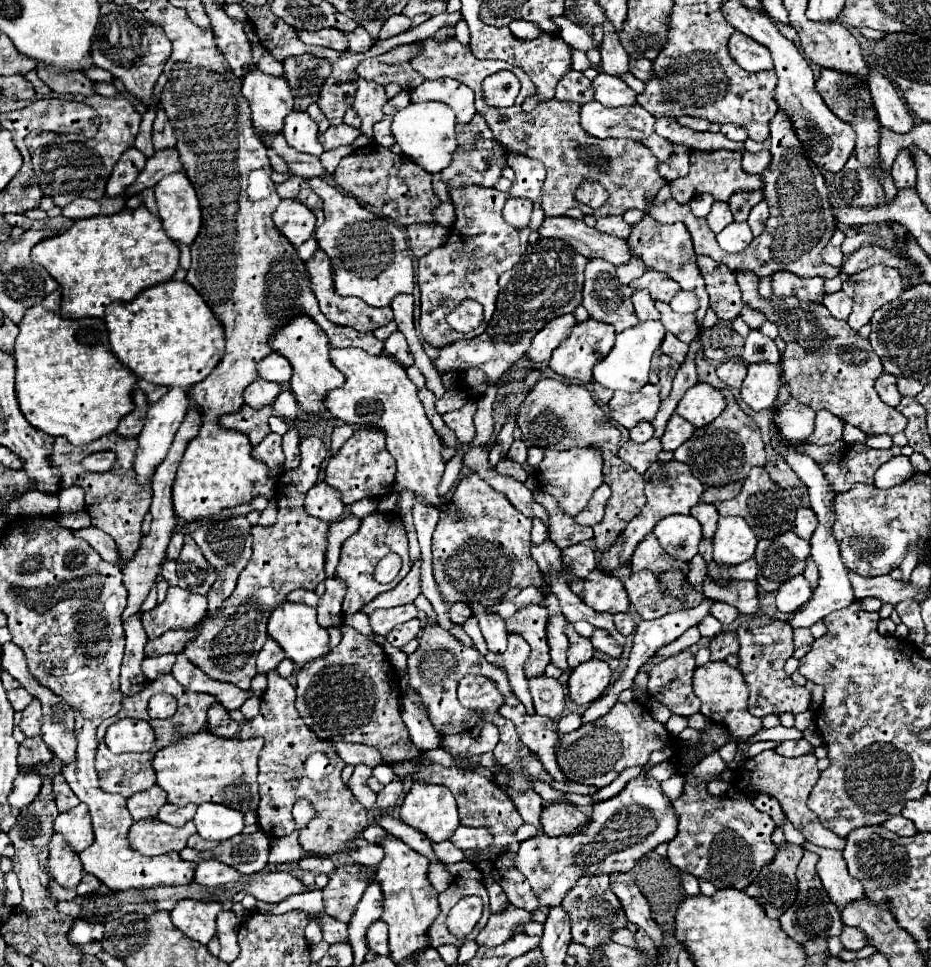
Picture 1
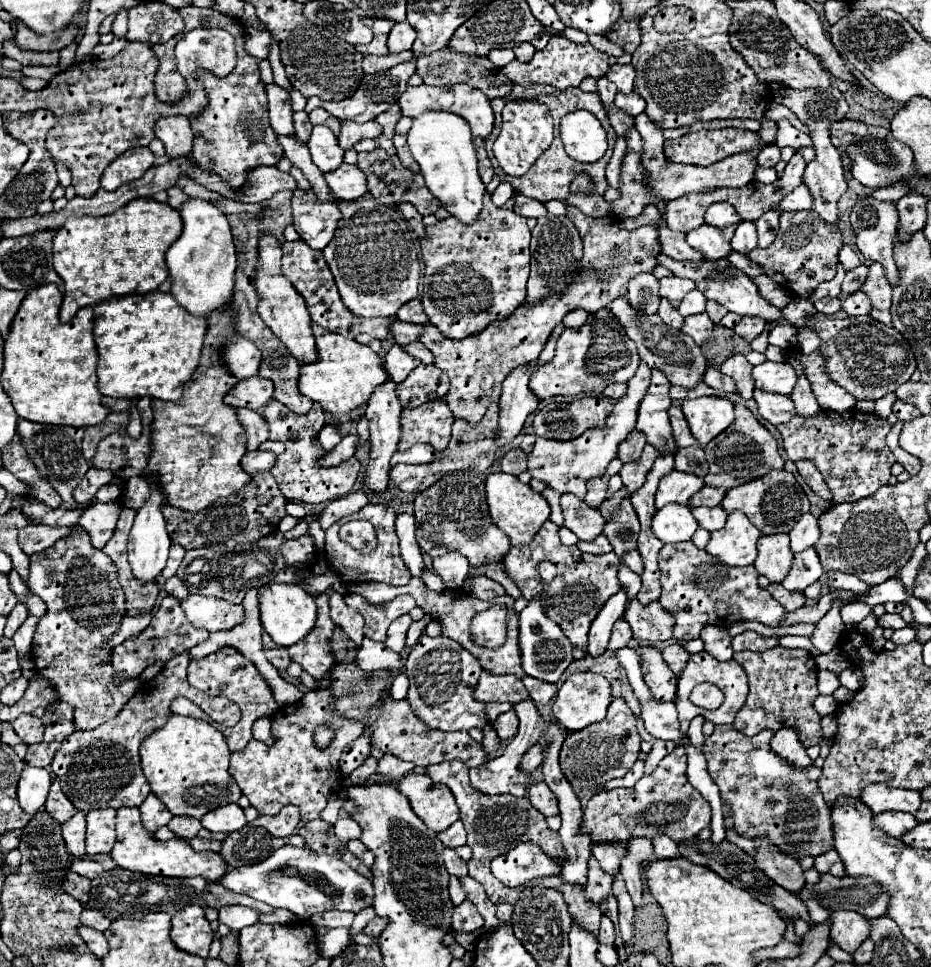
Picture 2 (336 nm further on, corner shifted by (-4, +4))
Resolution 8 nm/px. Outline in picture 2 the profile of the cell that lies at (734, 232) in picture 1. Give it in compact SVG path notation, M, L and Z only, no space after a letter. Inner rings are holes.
M739 222L737 230L731 238L731 248L735 252L747 252L753 250L757 246L757 232L755 232L755 224L753 222Z

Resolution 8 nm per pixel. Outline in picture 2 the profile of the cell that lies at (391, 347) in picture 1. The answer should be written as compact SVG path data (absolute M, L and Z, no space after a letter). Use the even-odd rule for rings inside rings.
M393 344L391 346L391 350L387 352L387 356L385 356L385 370L389 372L389 376L391 376L391 380L393 382L403 382L407 376L409 376L409 372L413 370L413 368L417 368L421 362L417 360L417 358L413 358L413 356L409 356L405 350L403 350L403 346L399 346L399 344Z

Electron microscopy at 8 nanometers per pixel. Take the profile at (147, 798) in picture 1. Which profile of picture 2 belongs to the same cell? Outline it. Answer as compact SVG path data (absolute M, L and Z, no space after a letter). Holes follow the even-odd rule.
M149 794L143 802L143 806L139 806L139 810L141 810L141 824L149 832L155 832L161 826L167 826L167 822L173 818L173 814L169 810L165 810L163 802L155 794Z

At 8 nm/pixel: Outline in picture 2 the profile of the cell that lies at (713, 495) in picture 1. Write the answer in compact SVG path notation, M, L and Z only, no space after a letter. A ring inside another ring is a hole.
M703 486L703 490L699 490L699 494L695 494L695 498L691 498L689 506L719 506L721 500L725 496L723 488L711 488L711 486Z

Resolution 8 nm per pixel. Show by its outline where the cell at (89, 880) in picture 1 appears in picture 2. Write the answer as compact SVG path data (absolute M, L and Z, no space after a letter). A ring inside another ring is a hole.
M73 860L69 870L77 872L77 874L81 874L85 878L95 878L97 874L103 872L103 866L99 862L95 862L95 860Z

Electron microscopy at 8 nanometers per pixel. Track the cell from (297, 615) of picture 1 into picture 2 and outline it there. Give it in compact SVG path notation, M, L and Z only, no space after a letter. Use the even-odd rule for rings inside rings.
M269 584L267 588L261 590L259 608L261 608L261 624L263 624L263 630L279 646L293 646L295 642L303 640L313 630L313 626L317 622L315 598L307 596L307 592L301 586Z

